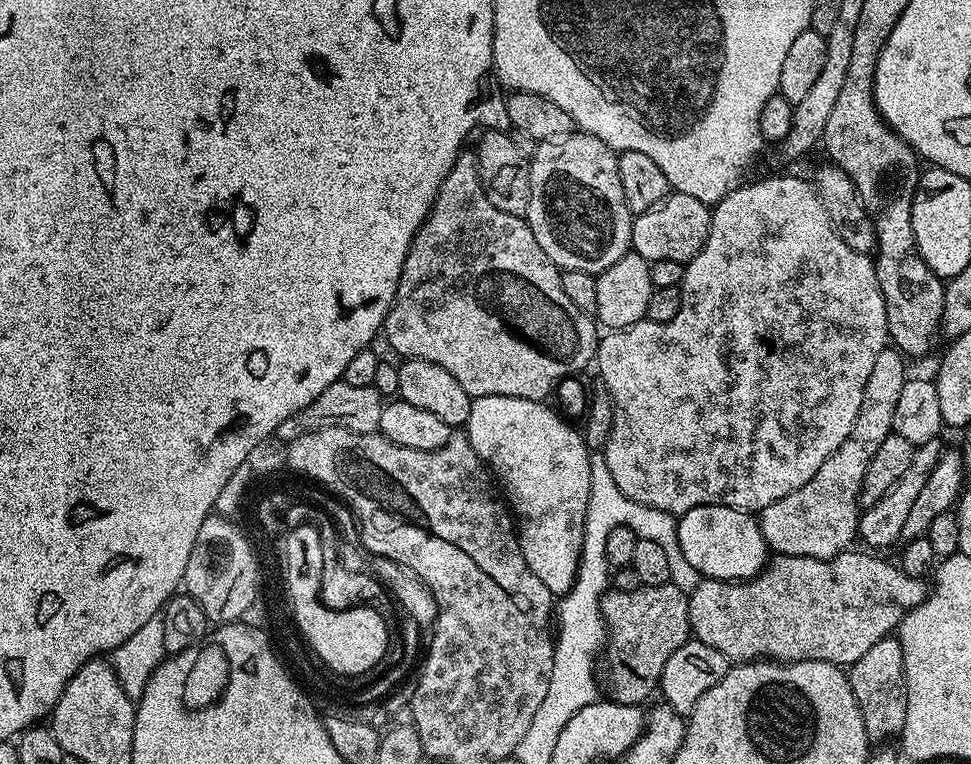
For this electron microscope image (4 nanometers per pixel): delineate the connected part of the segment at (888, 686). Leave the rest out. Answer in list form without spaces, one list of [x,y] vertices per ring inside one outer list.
[[[895,635],[882,638],[847,669],[850,690],[858,702],[869,741],[888,742],[891,736],[899,737],[906,722],[906,686],[902,646]]]

